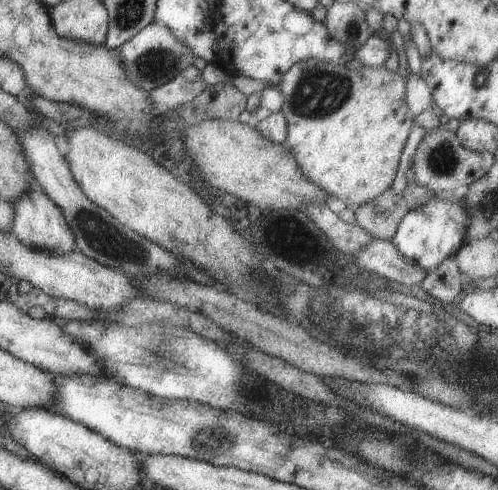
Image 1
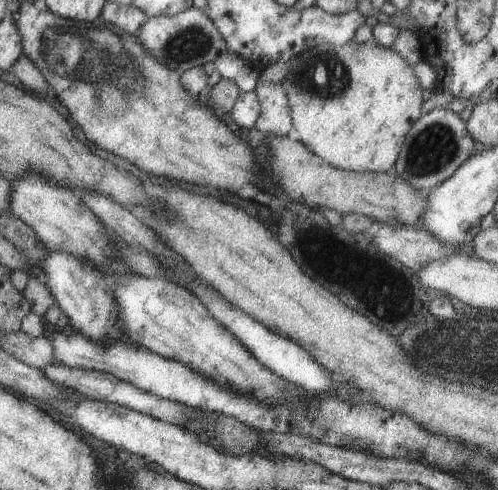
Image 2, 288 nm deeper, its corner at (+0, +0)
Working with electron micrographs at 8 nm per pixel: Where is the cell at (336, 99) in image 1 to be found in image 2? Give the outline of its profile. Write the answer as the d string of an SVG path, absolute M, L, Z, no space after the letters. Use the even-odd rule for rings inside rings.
M315 44L311 48L307 48L303 54L295 56L291 62L289 62L289 72L285 74L285 78L279 82L281 88L285 90L287 94L287 104L291 108L291 120L293 120L293 136L303 142L315 156L321 156L325 160L325 164L331 164L339 170L345 170L345 172L375 172L375 174L391 174L391 166L395 166L395 160L399 156L399 150L401 150L401 144L405 140L405 134L409 132L409 128L413 126L413 122L417 122L421 118L421 104L423 104L423 88L419 86L415 74L413 74L413 68L411 64L407 64L393 48L383 48L383 46L377 46L377 44L343 44L339 48L331 46L331 44Z

